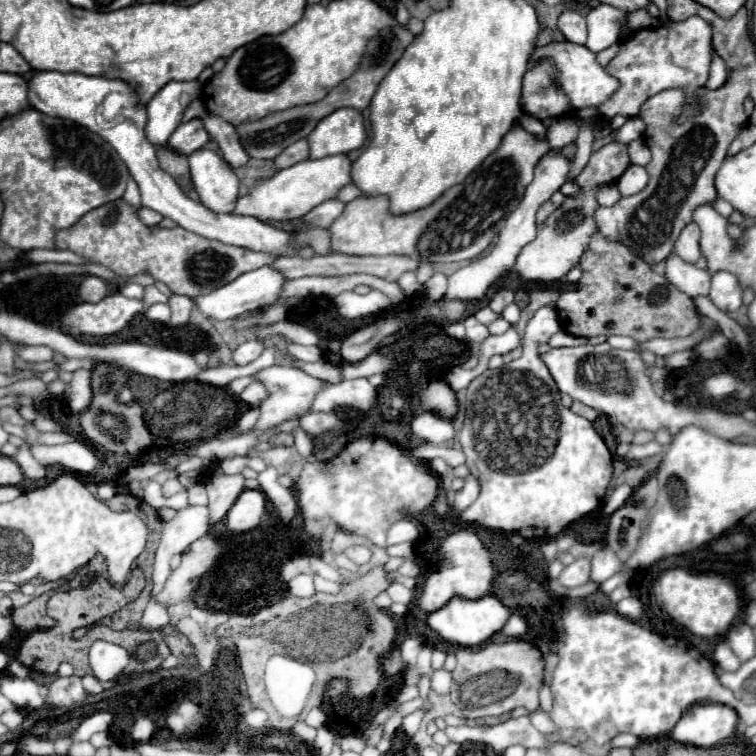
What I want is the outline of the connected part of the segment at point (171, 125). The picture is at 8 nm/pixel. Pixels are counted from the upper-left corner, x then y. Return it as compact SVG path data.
M169 81L163 89L155 93L155 97L147 103L147 137L153 145L163 145L171 137L171 133L179 127L185 109L193 99L201 95L203 83L193 81Z

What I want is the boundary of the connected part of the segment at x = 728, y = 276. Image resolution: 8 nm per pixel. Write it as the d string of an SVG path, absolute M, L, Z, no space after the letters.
M729 271L713 273L709 299L721 311L735 311L735 309L739 309L741 307L741 295L743 295L743 287L741 287L737 275L733 275Z

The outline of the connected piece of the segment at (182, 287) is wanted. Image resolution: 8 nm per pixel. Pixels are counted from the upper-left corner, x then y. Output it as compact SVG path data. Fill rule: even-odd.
M123 199L89 211L75 225L57 231L53 241L55 249L69 249L77 255L91 259L93 263L109 267L117 275L129 277L147 271L153 275L155 281L161 281L175 293L187 297L207 295L235 281L239 275L247 271L271 265L279 257L275 253L251 251L235 245L225 245L221 241L211 241L183 227L151 231L147 225L139 221L137 209L127 205L127 201Z

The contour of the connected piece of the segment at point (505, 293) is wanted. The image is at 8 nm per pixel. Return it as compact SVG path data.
M499 289L499 291L493 295L493 299L489 301L489 307L491 307L493 311L501 313L503 307L509 305L509 303L513 303L513 291L509 291L509 289Z

